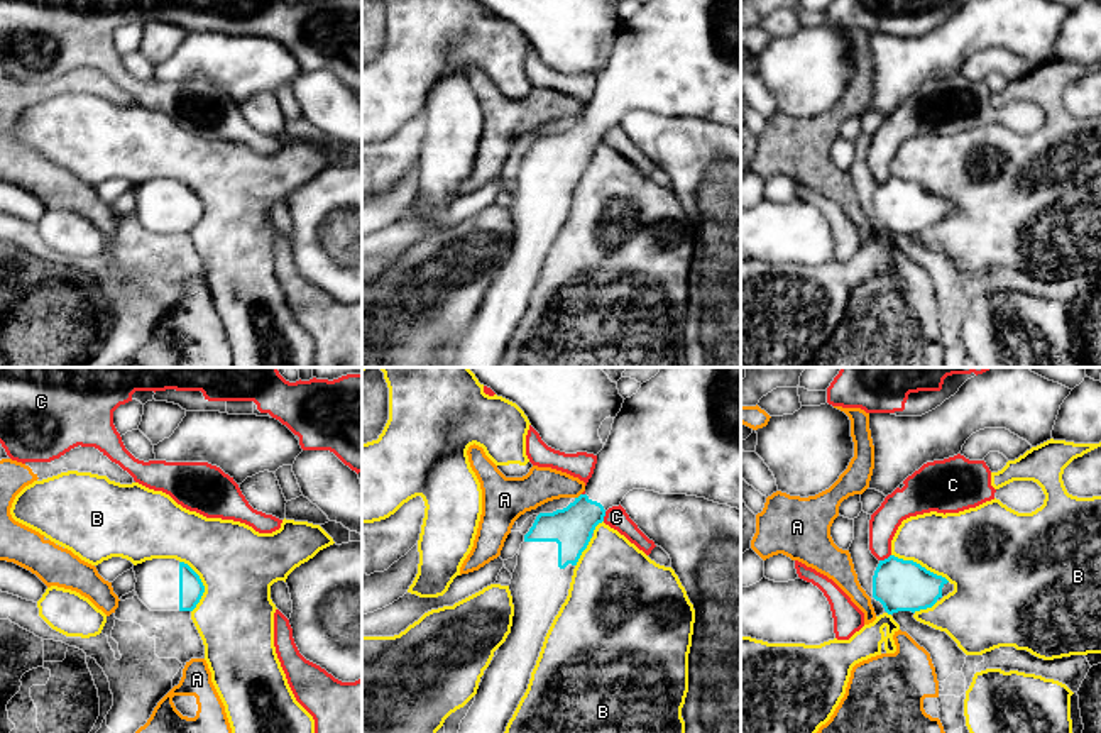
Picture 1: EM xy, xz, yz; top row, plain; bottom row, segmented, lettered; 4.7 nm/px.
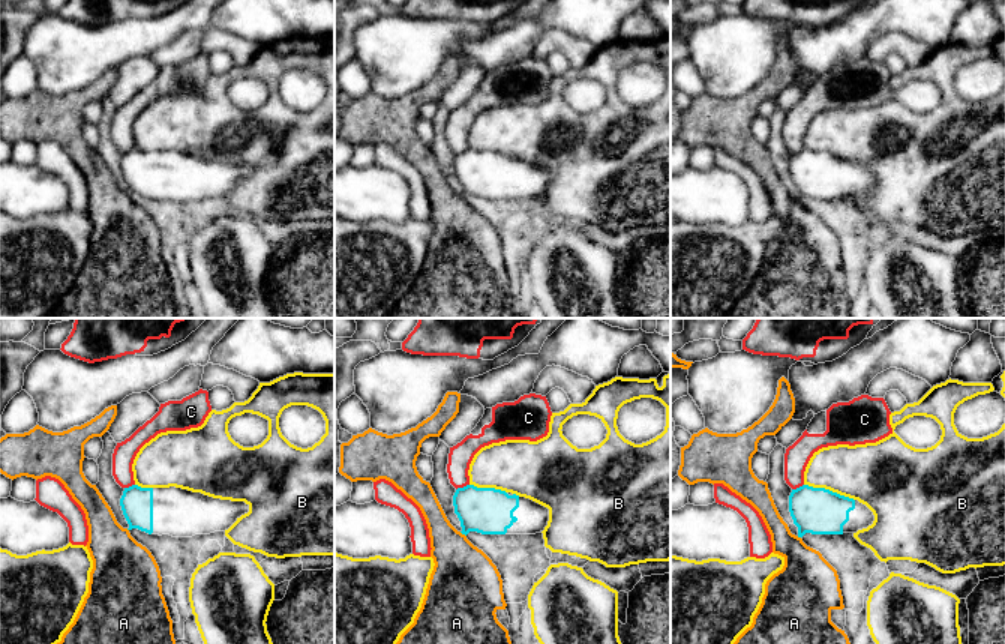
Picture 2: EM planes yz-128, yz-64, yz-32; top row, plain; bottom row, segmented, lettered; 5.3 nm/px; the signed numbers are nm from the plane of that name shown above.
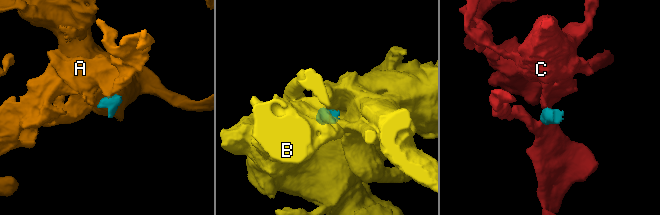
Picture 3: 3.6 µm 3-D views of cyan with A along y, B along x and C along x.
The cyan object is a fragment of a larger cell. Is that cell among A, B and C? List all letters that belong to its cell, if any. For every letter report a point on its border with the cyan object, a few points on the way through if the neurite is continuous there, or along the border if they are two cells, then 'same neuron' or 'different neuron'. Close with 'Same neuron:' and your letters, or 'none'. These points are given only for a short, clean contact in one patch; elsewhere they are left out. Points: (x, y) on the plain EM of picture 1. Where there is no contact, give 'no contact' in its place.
A: meets cyan in xz at (579, 117); border along xz (580, 114), (575, 119); different neuron
B: meets cyan in yz at (919, 185); different neuron
C: meets cyan in yz at (885, 180); border along yz (890, 175), (880, 181); different neuron
Same neuron: none

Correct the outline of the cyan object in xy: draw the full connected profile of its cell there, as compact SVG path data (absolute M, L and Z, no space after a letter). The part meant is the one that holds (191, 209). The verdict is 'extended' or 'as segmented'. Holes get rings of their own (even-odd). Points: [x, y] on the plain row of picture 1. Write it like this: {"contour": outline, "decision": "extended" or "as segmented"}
{"contour": "M152 179L134 186L135 213L151 232L193 232L205 207L200 196L176 179Z", "decision": "extended"}

